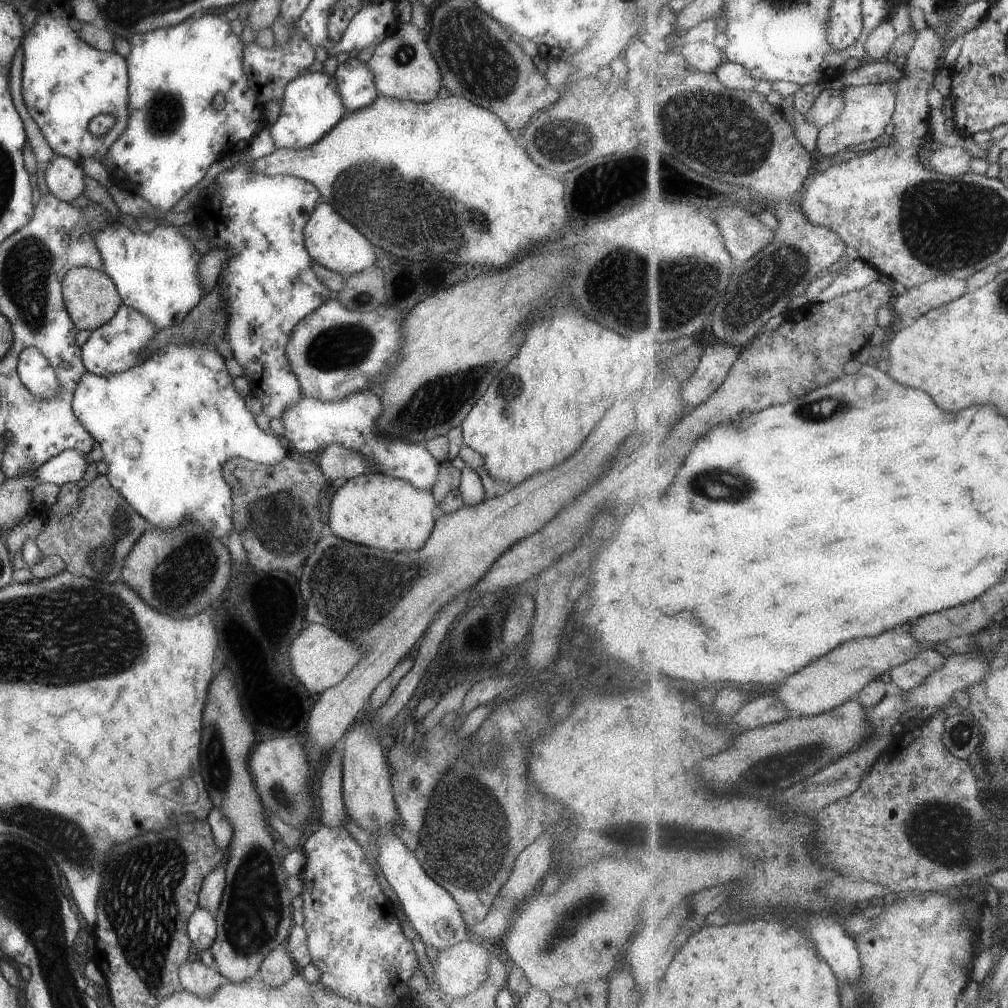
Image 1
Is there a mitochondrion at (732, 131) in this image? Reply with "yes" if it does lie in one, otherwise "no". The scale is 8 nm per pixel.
yes

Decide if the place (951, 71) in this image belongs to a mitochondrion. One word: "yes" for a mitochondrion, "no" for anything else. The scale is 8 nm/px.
no

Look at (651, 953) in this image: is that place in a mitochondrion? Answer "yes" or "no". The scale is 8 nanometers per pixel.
no

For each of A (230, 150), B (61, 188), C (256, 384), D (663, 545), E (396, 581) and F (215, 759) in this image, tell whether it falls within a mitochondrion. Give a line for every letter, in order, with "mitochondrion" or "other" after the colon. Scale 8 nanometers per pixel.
A: other
B: other
C: other
D: other
E: mitochondrion
F: mitochondrion

